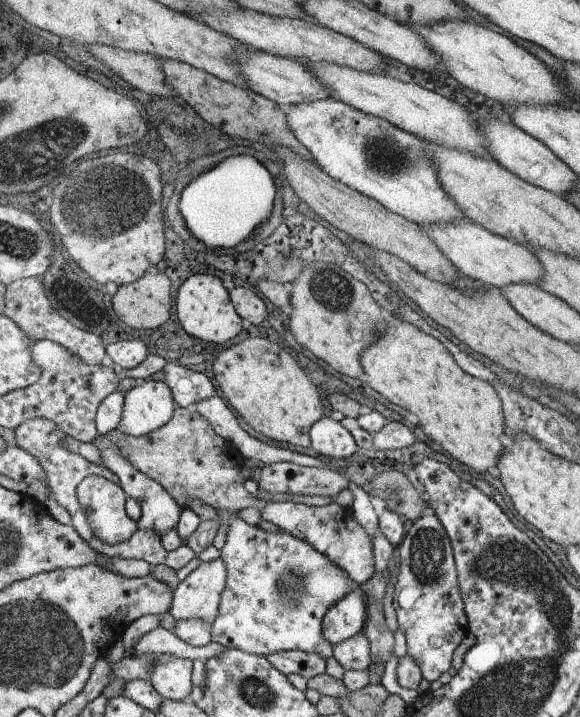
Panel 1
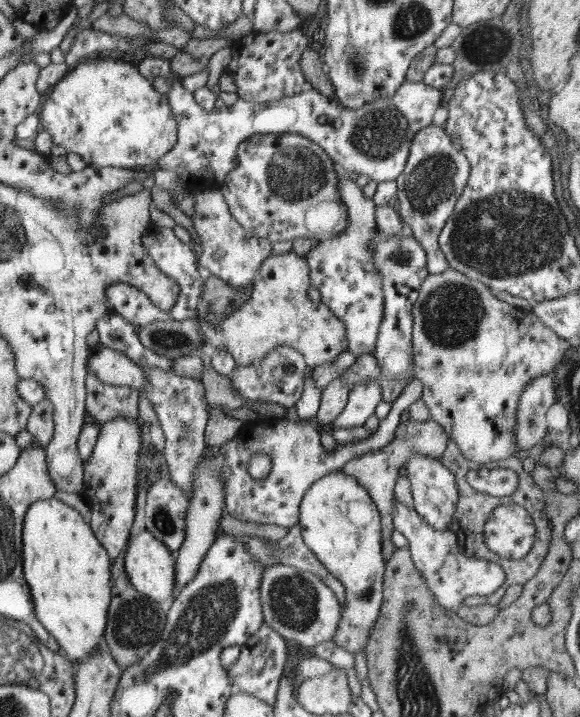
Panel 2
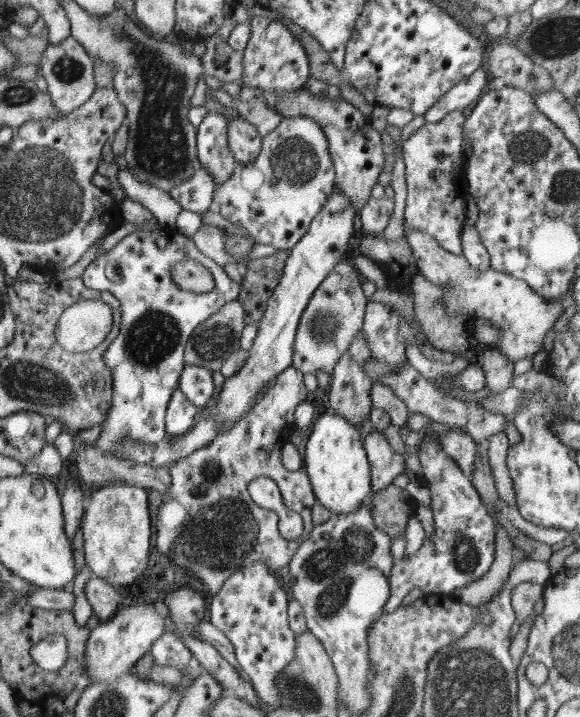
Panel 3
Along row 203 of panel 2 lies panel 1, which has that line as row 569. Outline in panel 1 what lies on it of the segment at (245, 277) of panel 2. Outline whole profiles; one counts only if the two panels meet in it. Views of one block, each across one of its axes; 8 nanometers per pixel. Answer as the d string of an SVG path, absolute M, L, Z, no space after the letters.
M221 557L211 562L201 562L176 587L170 610L172 616L184 620L200 618L212 624L218 616L226 581L226 564Z

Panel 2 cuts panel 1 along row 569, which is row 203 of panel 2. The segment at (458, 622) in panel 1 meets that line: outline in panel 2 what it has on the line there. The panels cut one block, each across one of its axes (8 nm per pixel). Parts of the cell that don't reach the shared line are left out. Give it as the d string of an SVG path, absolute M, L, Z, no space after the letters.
M444 125L428 126L415 134L407 168L395 180L400 201L398 214L407 230L426 248L427 270L431 274L441 274L450 268L439 247L439 234L453 213L458 197L463 196L470 176L467 155L458 149Z

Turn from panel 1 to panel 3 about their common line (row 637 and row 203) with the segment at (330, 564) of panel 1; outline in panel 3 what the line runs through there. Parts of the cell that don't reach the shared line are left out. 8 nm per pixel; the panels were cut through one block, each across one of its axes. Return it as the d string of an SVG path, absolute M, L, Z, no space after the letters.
M282 118L274 131L264 137L263 150L254 164L236 165L235 174L216 189L209 210L222 214L234 226L244 228L255 243L272 245L278 250L294 248L306 236L311 222L319 216L320 209L335 192L335 165L330 146L324 128L314 118Z

